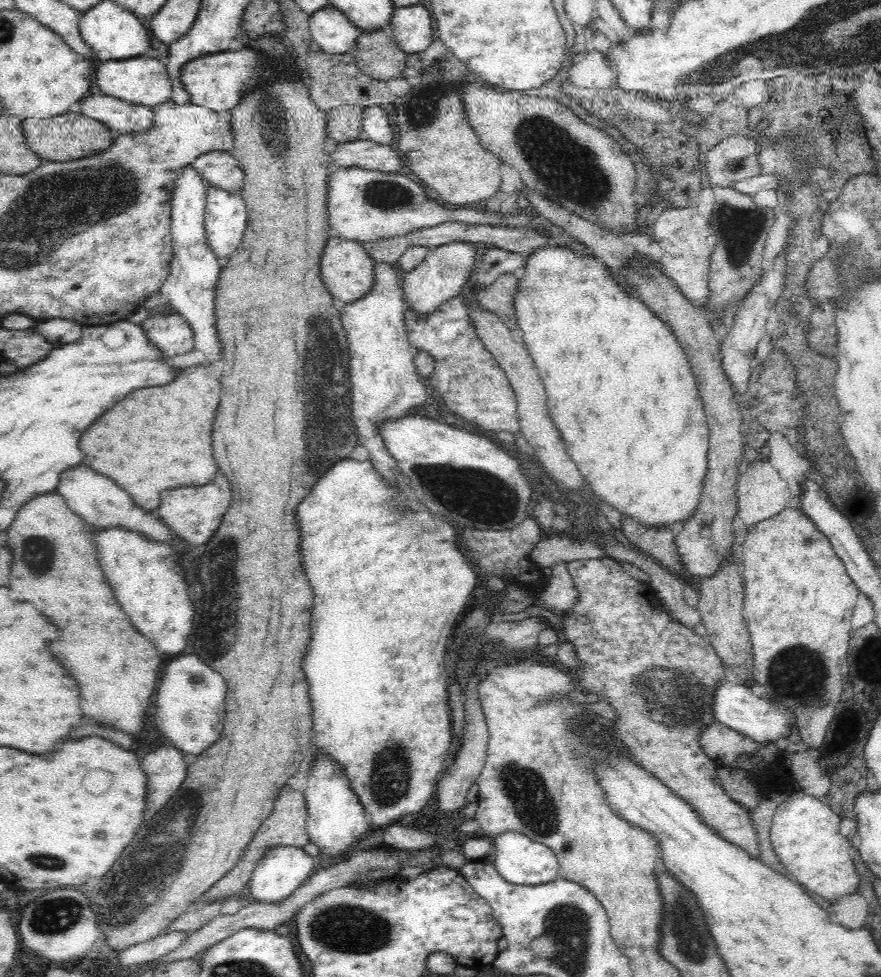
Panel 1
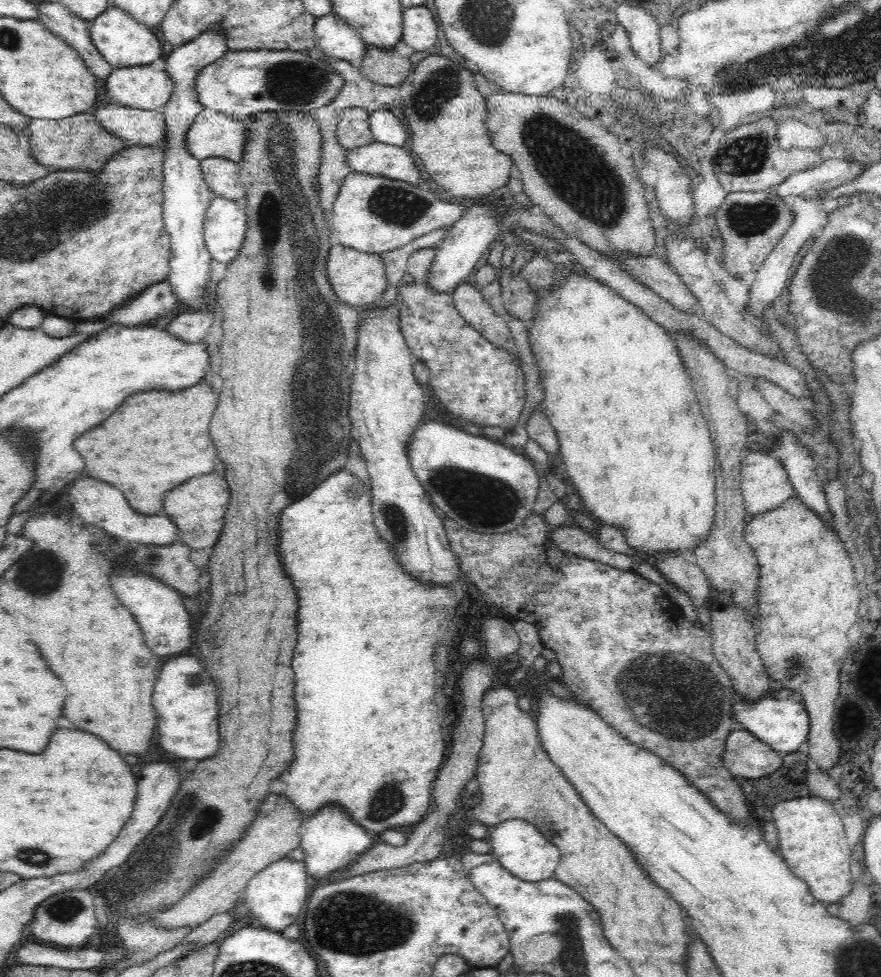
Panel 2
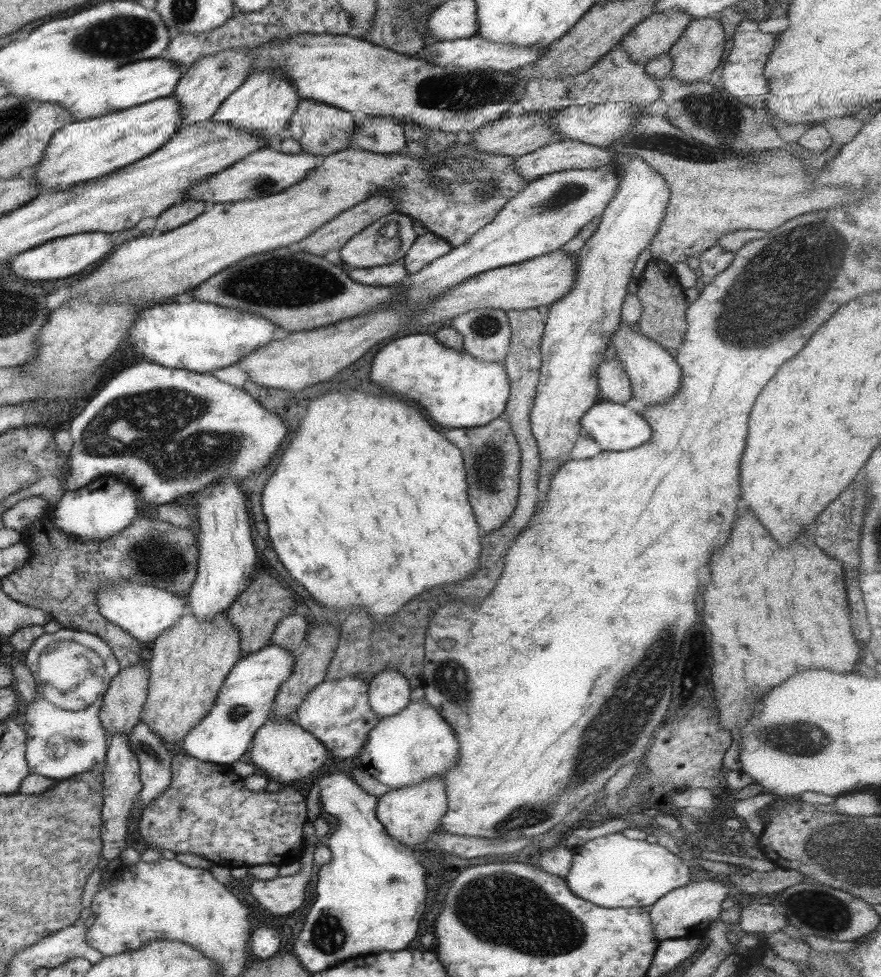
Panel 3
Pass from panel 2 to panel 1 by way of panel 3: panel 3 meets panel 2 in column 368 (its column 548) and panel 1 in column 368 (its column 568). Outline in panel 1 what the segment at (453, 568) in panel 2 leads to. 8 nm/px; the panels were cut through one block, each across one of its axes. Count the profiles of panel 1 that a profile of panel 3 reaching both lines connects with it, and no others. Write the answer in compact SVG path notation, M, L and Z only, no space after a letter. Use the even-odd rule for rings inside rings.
M374 260L374 283L360 300L344 306L338 312L340 324L347 335L349 350L348 378L351 386L351 413L353 423L357 430L357 436L369 452L369 458L374 468L385 478L387 482L394 482L401 485L404 482L400 472L396 468L396 460L392 458L386 445L382 442L382 437L378 433L378 424L390 418L400 418L415 413L417 409L423 407L427 400L424 379L417 373L413 363L414 353L409 344L407 329L405 325L405 303L403 300L403 290L401 288L402 275L397 264L388 265L387 262L375 262Z

